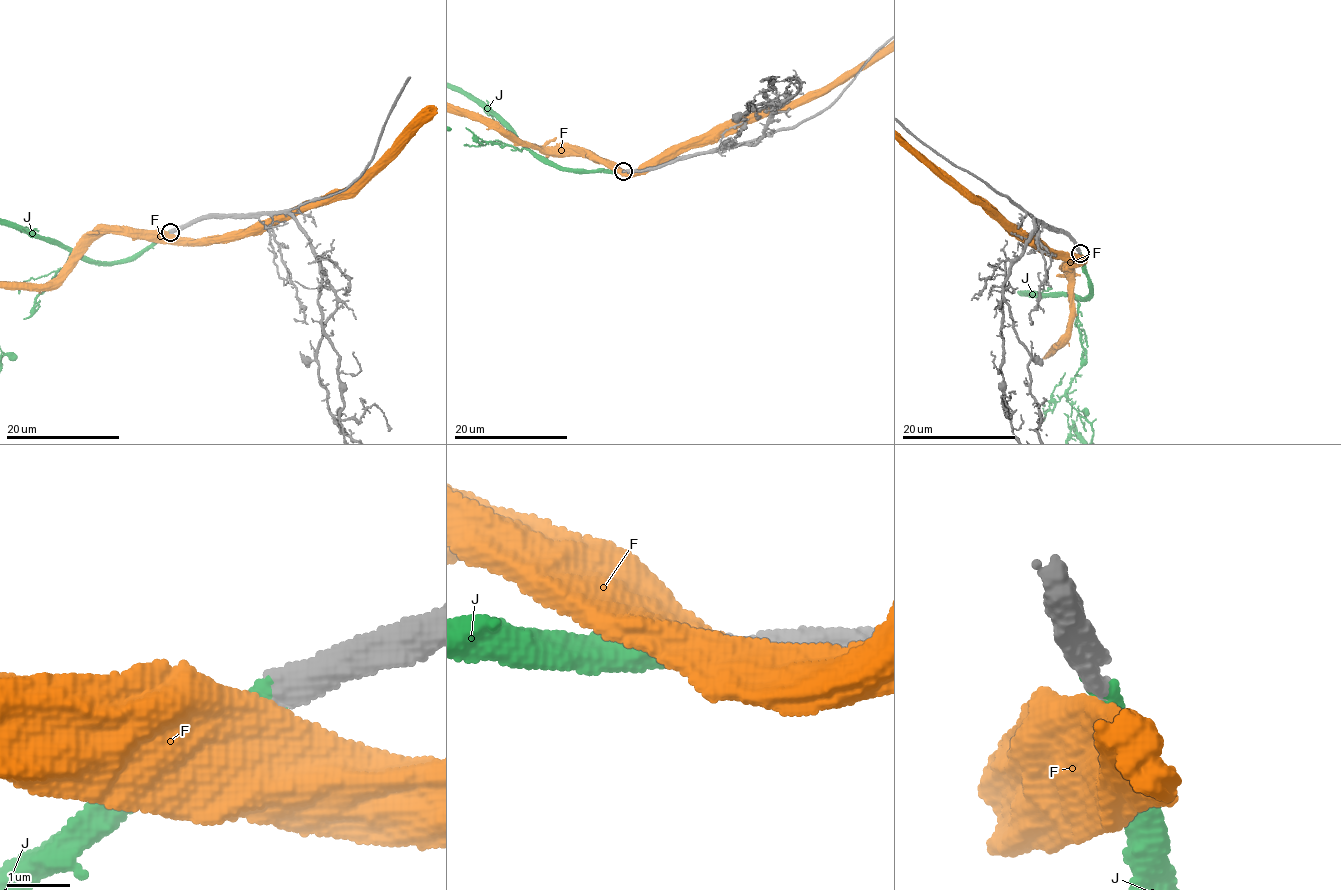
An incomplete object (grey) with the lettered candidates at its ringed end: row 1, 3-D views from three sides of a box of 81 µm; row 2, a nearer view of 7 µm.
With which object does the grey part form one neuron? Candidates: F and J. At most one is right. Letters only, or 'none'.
J

